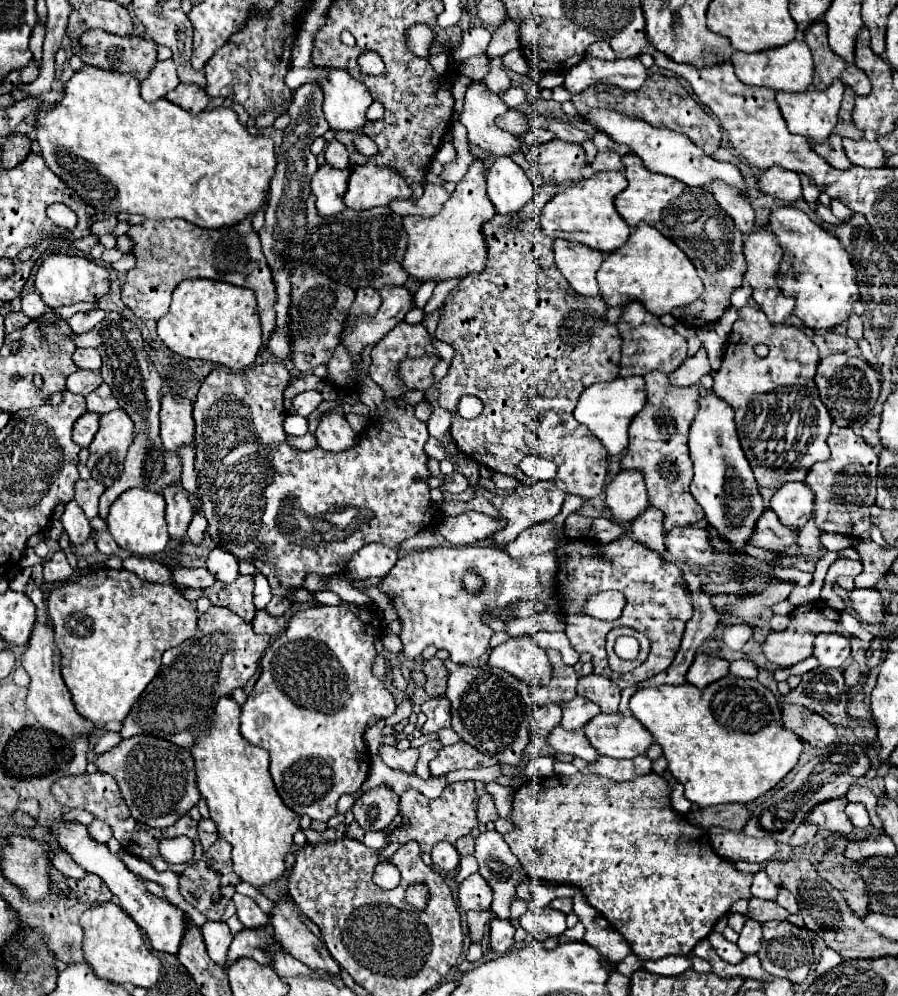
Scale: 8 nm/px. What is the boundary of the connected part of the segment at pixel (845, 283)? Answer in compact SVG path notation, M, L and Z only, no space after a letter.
M798 208L774 210L770 214L768 228L778 236L778 244L784 250L784 262L790 264L788 272L778 274L778 286L782 294L796 298L794 314L802 320L802 324L814 330L828 330L844 322L858 300L858 284L854 280L856 270L850 264L848 254L844 254L840 240L822 230Z

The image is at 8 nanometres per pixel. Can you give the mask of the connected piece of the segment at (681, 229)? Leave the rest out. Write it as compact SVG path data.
M636 154L624 156L626 164L626 178L628 188L616 196L616 210L624 218L624 222L632 228L636 228L638 222L646 222L660 230L668 240L672 240L696 266L698 276L704 282L702 296L678 310L672 310L672 316L680 322L686 322L694 328L702 328L708 324L714 324L724 310L730 306L730 294L734 288L740 288L744 284L744 272L746 272L746 260L742 254L742 232L736 232L736 226L724 210L720 212L720 206L714 202L714 198L702 188L702 198L696 194L688 194L690 190L676 178L654 174L646 170L646 166L640 162Z

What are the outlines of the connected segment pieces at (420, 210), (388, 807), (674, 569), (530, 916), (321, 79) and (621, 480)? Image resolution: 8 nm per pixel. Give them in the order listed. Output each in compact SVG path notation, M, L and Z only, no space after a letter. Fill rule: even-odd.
M426 184L426 192L422 198L418 200L400 200L400 202L392 202L392 212L400 214L400 216L436 216L444 202L450 198L450 194L436 184Z
M376 786L352 806L356 822L368 830L384 830L398 814L398 794L390 786Z
M624 534L618 542L612 544L596 544L594 540L566 540L558 544L554 552L558 556L558 608L562 610L566 620L566 636L576 652L592 654L594 672L608 676L620 688L636 686L638 682L664 672L678 652L686 622L692 618L692 598L684 582L682 570L676 564L664 560L658 552L634 542L628 534ZM602 590L618 590L626 596L624 612L614 622L596 620L582 612L586 598ZM618 626L630 626L638 632L644 632L652 644L646 662L640 664L636 670L628 672L626 676L616 674L608 668L604 652L606 634Z
M544 908L542 912L530 912L528 910L520 918L520 924L532 936L538 936L538 934L560 936L566 930L566 920L564 918L566 918L564 914L558 914L556 910L550 910L550 908Z
M290 66L286 72L286 86L290 90L298 90L302 84L316 82L324 92L324 114L332 130L360 130L366 124L366 110L372 104L372 96L366 86L350 76L346 68L296 68Z
M620 470L606 486L606 504L618 524L630 524L650 506L644 474L640 470Z

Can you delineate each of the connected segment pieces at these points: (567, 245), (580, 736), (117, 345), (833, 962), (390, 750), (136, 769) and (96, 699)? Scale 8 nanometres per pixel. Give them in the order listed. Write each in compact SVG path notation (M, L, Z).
M558 238L554 240L554 262L576 294L598 296L596 272L604 262L600 250Z
M556 726L552 728L546 740L560 754L572 754L572 756L584 758L586 762L594 762L598 758L596 750L592 750L582 730L564 730L562 726Z
M108 312L104 316L104 320L100 324L96 324L96 328L92 328L90 332L84 334L74 334L72 332L72 342L76 346L90 346L96 348L102 356L102 368L100 374L104 378L104 382L116 390L112 390L112 396L118 400L120 408L132 418L134 422L134 442L126 454L124 460L124 470L120 474L120 478L106 488L106 492L100 498L100 518L108 516L108 510L112 506L112 502L126 492L128 488L146 488L150 492L160 492L164 486L176 484L180 482L180 474L182 474L182 460L178 458L178 454L168 452L162 446L160 440L160 422L158 422L158 412L160 412L160 388L162 388L162 380L156 372L156 368L152 366L148 354L138 352L138 348L142 348L142 336L136 324L124 320L120 316L120 312Z
M826 948L826 950L822 952L822 960L820 960L816 972L818 972L818 976L820 976L820 974L828 972L830 968L834 968L834 966L838 966L838 964L842 964L842 962L844 962L844 958L842 958L840 954L836 954L832 948Z
M382 744L378 748L382 760L386 766L394 768L394 770L402 770L402 772L414 772L414 764L418 760L418 750L416 748L408 748L408 750L398 750L394 746Z
M126 738L116 748L100 754L94 764L100 772L106 772L116 780L122 798L132 812L132 818L150 828L172 826L178 818L186 816L188 810L200 800L190 750L172 746L172 742L164 742L162 738Z
M98 568L58 584L48 596L48 614L62 652L62 678L72 694L76 712L90 722L122 722L124 714L138 700L138 694L156 676L164 650L192 638L198 620L194 602L184 600L172 584L146 582L128 570L110 568Z

